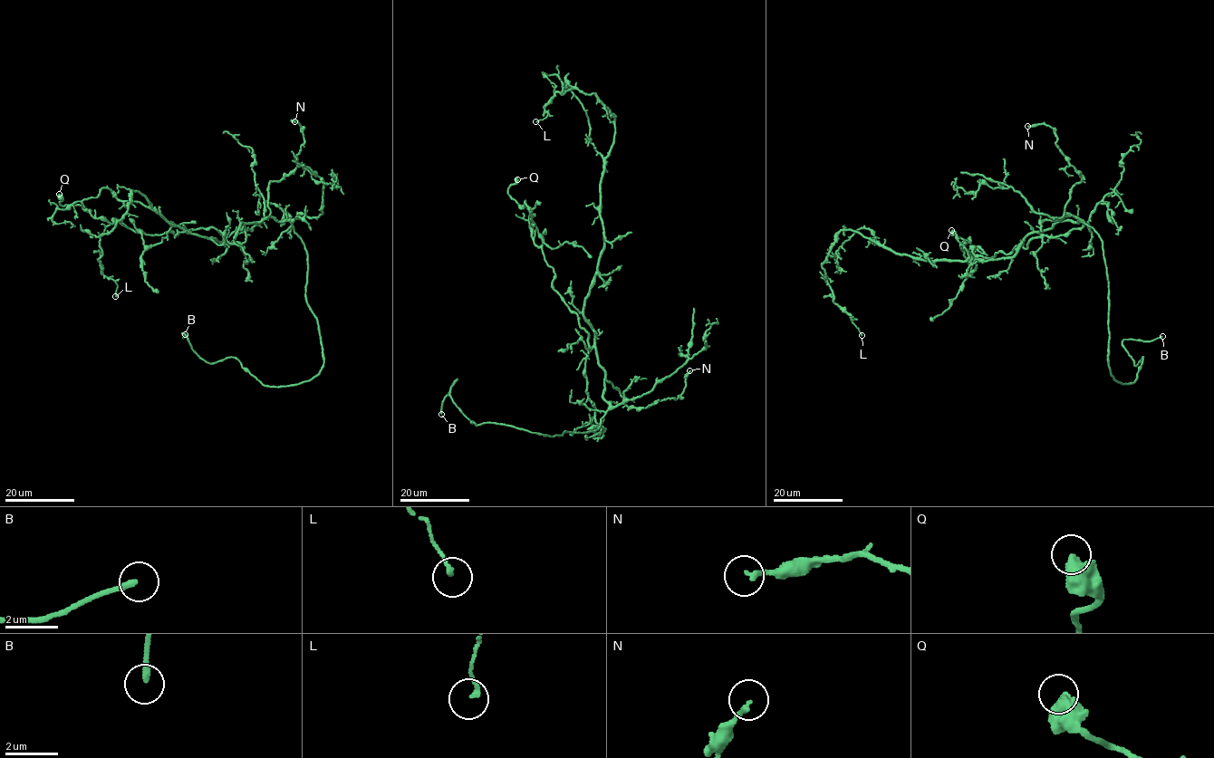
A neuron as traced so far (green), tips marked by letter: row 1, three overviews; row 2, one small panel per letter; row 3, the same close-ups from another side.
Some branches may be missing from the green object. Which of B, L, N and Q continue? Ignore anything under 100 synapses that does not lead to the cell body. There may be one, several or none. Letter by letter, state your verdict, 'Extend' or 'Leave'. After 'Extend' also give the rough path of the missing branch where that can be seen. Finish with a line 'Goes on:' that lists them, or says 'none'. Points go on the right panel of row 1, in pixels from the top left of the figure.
B: Extend. Course of what is missing: (1162, 336), (1181, 327), (1195, 312)
L: Leave
N: Leave
Q: Leave
Goes on: B

